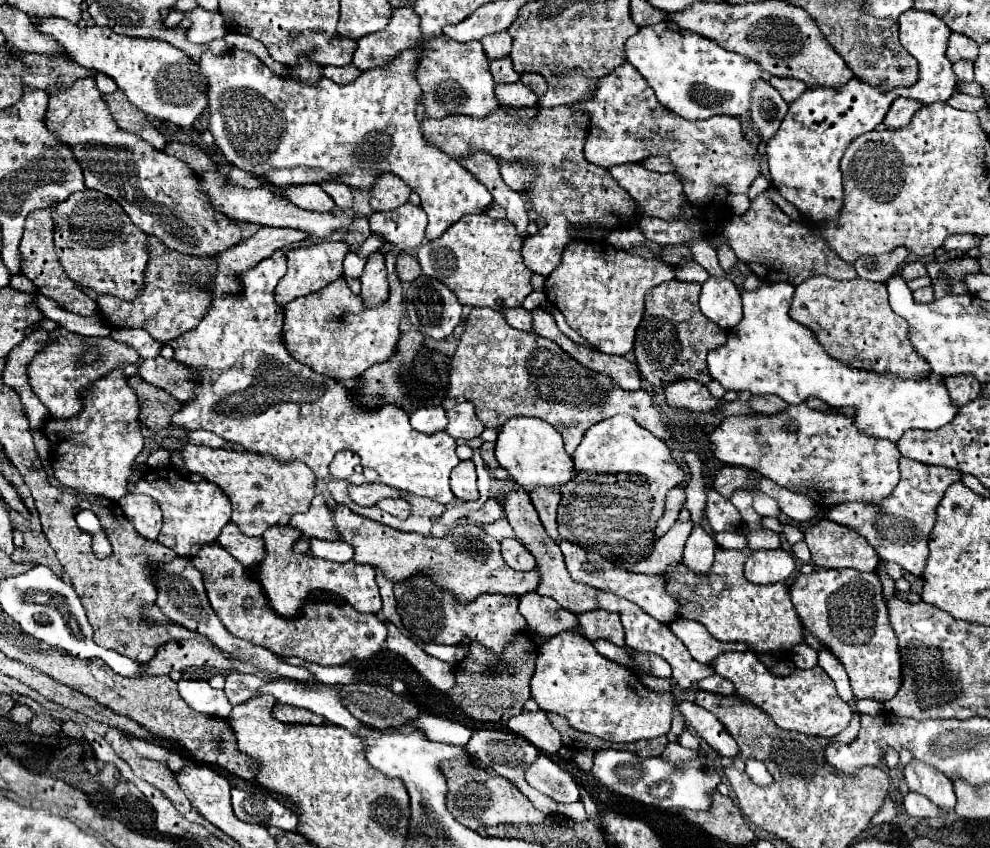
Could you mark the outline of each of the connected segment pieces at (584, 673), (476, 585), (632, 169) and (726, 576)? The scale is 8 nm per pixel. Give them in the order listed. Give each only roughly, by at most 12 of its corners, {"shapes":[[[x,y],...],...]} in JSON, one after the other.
{"shapes":[[[578,632],[538,648],[532,698],[608,742],[670,732],[678,712],[720,756],[714,714],[652,692]],[[344,504],[330,508],[354,562],[396,584],[428,572],[456,600],[522,596],[516,572],[482,528],[444,538],[400,532]],[[640,164],[612,166],[612,178],[644,216],[672,220],[688,202],[670,174]],[[744,550],[708,574],[666,572],[680,616],[722,642],[788,652],[806,642],[788,586],[744,578]]]}

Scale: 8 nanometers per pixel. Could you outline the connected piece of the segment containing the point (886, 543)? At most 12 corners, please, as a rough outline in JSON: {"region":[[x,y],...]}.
{"region":[[900,458],[880,504],[824,516],[922,576],[936,506],[960,472]]}

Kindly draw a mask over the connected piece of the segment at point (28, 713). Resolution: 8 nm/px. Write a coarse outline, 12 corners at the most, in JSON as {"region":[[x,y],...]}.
{"region":[[16,704],[10,718],[16,724],[28,724],[34,718],[28,706]]}

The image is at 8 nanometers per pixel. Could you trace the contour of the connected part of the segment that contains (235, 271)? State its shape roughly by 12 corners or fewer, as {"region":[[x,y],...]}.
{"region":[[262,226],[218,256],[214,296],[240,290],[238,276],[276,248],[308,238]]}

